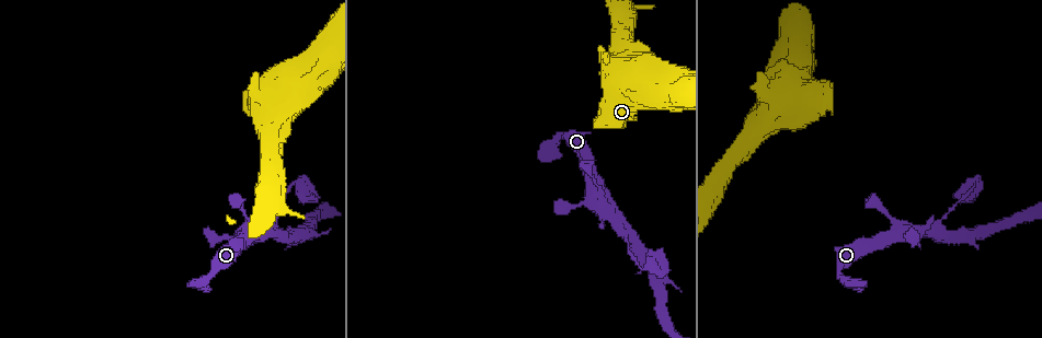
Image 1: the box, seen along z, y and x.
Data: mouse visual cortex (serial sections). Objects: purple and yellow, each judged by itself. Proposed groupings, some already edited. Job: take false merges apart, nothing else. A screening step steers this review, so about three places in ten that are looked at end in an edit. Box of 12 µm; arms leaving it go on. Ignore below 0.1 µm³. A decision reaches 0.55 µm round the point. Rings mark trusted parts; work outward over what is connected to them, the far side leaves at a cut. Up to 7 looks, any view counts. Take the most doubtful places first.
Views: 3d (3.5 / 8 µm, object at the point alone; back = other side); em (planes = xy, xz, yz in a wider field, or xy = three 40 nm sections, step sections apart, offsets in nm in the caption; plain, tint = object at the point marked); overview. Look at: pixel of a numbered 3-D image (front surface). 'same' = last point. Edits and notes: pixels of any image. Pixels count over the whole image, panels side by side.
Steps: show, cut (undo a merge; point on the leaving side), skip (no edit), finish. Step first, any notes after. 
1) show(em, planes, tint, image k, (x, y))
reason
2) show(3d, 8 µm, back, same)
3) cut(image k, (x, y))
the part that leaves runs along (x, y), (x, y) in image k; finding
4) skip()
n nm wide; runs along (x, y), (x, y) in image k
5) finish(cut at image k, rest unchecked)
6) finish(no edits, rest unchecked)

show(em, xy, step 1, tint, image 1, (621, 230))
three-way junction

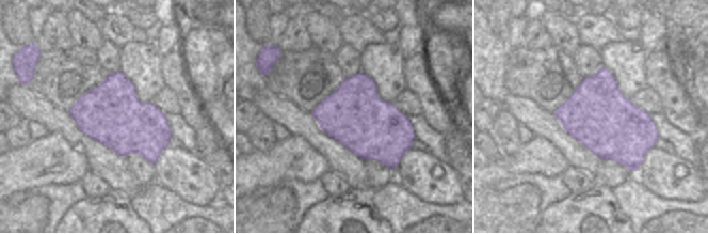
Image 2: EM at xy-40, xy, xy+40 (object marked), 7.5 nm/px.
show(3d, 3.5 µm, back, same)

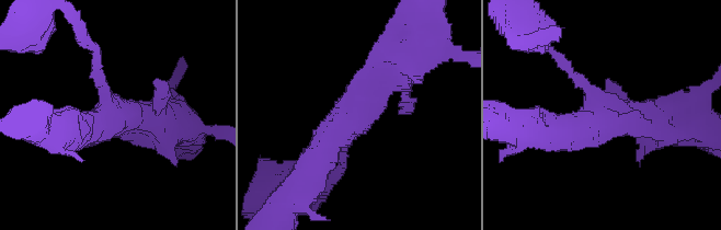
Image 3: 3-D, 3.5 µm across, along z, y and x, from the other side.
skip()
480 nm wide; runs along (410, 57), (332, 136), (316, 167) in image 3; all the same cell

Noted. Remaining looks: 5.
show(3d, 8 µm, image 1, (653, 269))

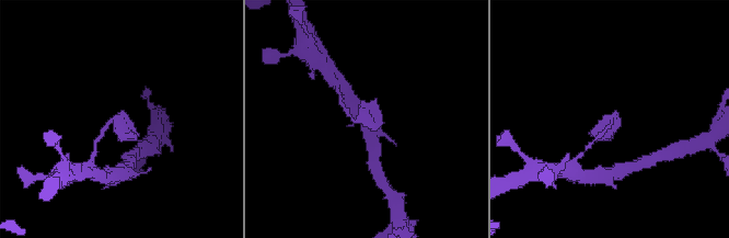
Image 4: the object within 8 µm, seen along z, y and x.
show(em, planes, tint, image 4, (613, 121))

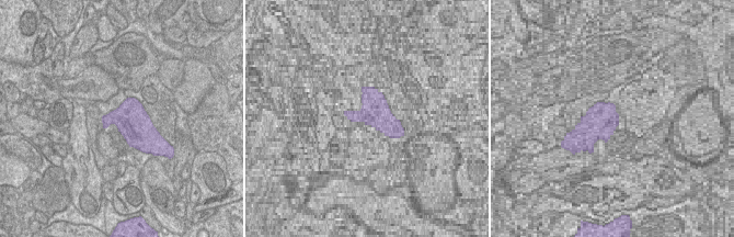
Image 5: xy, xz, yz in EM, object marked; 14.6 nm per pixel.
skip()
480 nm wide; runs along (346, 109), (362, 121), (377, 99) in image 4; one cell here

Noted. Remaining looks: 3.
show(3d, 3.5 µm, image 1, (274, 114))
calibre changes

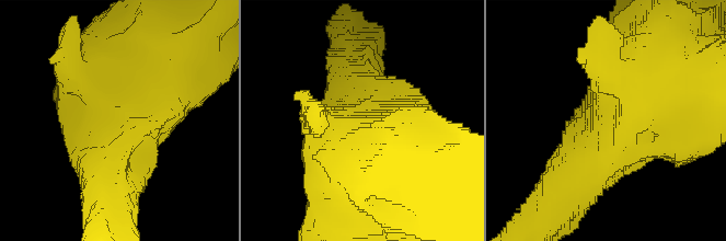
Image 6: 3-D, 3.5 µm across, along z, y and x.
show(em, xy, step 5, tint, same)

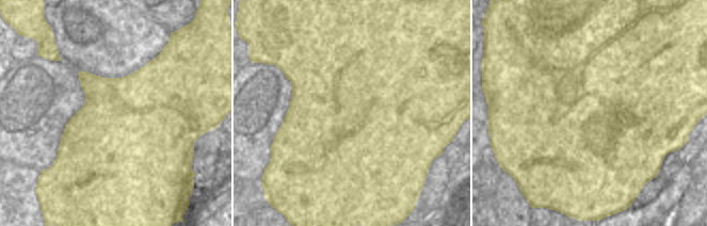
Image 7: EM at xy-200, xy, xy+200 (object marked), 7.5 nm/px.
skip()
1300 nm wide; runs along (678, 82), (664, 82), (574, 180) in image 6; all the same cell

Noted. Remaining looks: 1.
finish(no edits, rest unchecked)

